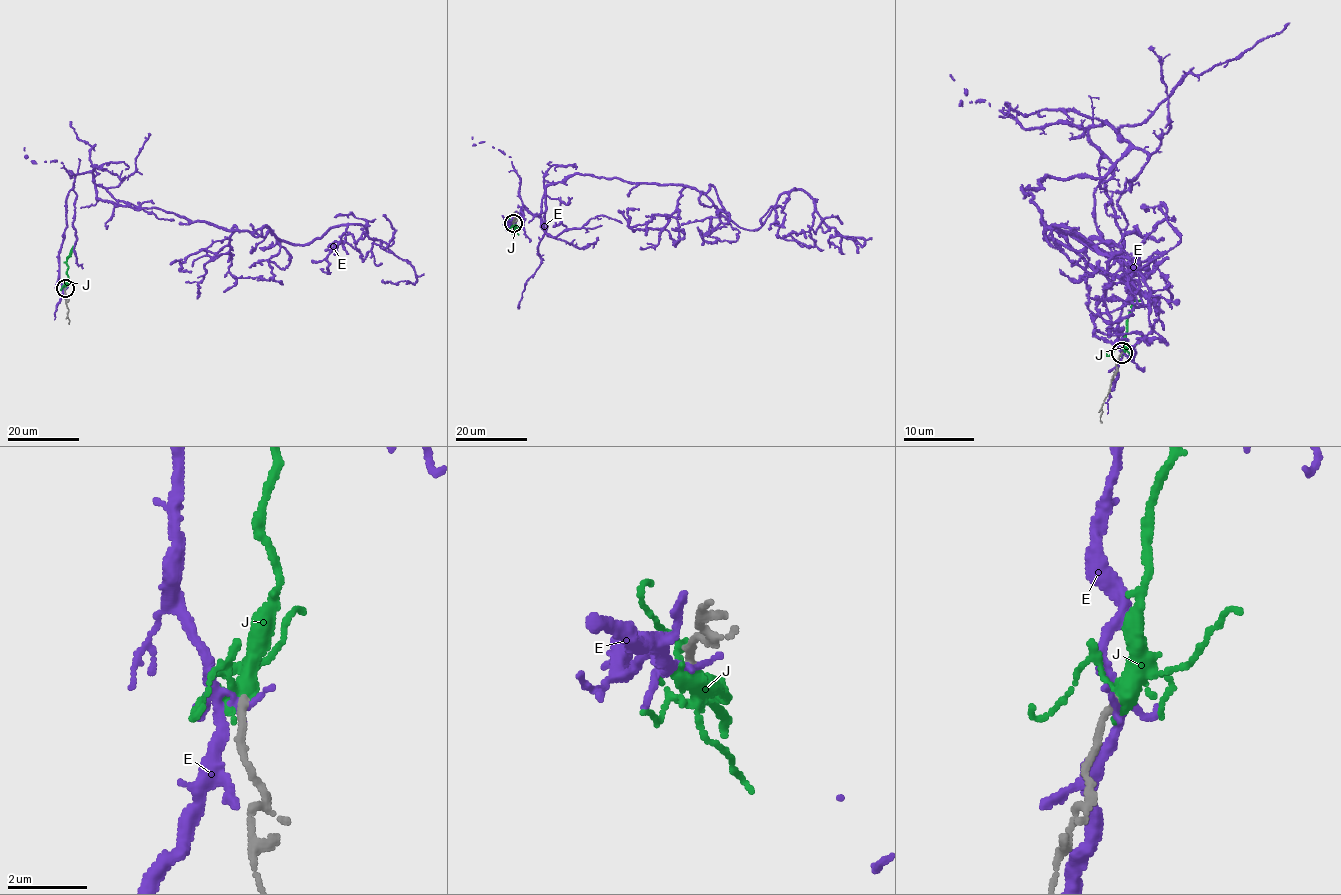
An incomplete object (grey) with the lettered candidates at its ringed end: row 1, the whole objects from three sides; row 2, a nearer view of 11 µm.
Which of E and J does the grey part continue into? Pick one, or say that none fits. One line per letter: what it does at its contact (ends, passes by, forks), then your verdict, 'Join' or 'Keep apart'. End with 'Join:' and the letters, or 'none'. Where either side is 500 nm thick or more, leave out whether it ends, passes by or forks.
E: It passes by. Keep apart
J: It passes by. Join
Join: J

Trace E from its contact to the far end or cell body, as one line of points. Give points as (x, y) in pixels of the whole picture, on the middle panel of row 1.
E: (513, 223), (582, 174), (711, 185), (747, 229), (803, 190), (865, 243), (830, 235)

